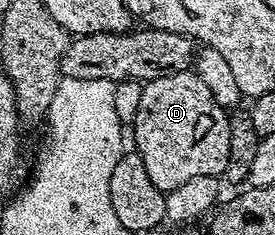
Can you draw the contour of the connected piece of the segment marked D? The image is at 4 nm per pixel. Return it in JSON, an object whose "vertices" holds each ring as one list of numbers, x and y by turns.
{"vertices":[[188,69,144,82,141,105,137,109,133,130,133,147,138,151,141,161,145,161,149,181,153,181,153,185,157,185,157,189,164,193,177,189,179,185,185,185,187,181,193,181,195,177,222,176,229,164,228,112,221,105,217,105,217,101,213,101,213,93,209,93,205,81,201,81,201,77,197,77,194,70]]}

